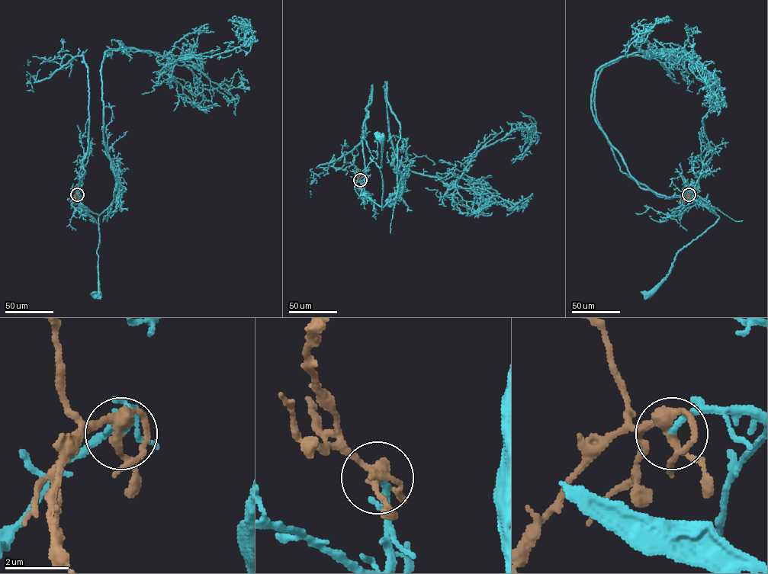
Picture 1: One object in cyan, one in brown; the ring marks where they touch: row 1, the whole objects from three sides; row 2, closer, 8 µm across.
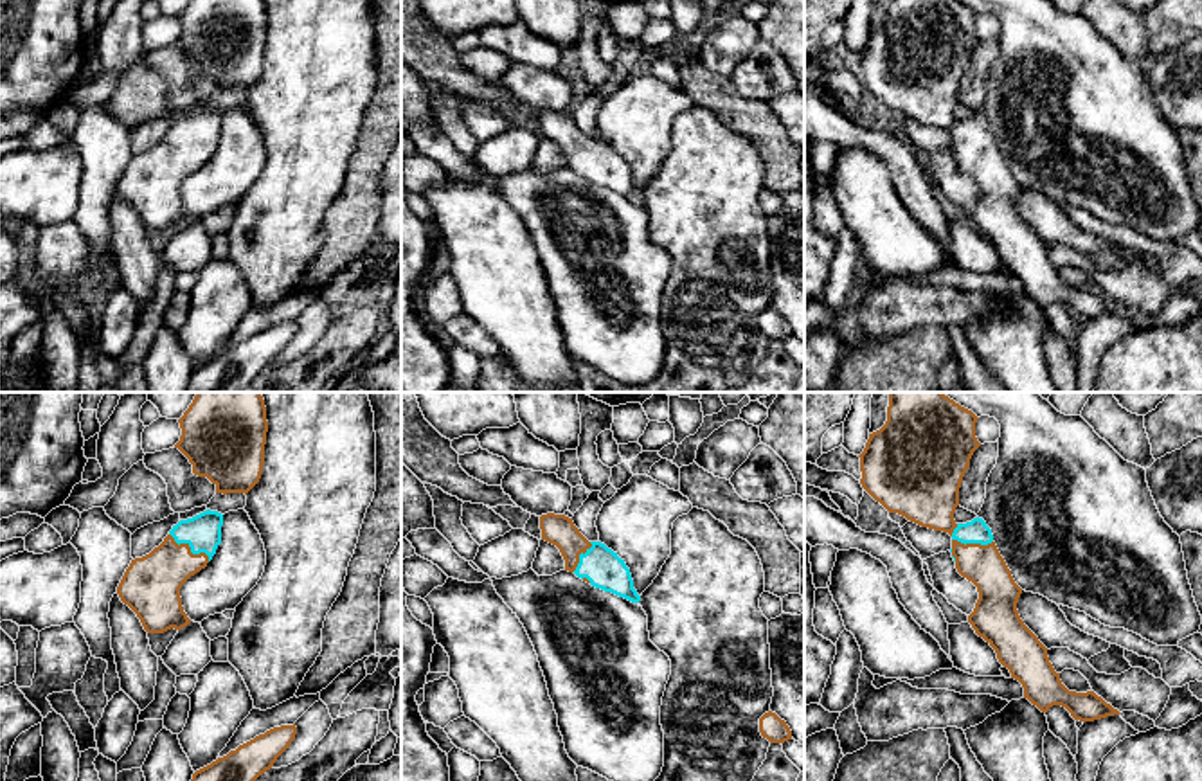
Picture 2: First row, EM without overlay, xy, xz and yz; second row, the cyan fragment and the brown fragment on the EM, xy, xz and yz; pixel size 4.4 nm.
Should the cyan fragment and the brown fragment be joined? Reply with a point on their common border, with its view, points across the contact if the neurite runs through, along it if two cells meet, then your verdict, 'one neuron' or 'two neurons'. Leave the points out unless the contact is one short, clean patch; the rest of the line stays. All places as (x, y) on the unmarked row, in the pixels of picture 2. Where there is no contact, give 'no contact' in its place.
contact xy (191, 146); way xy (204, 128), (191, 146), (150, 184); one neuron

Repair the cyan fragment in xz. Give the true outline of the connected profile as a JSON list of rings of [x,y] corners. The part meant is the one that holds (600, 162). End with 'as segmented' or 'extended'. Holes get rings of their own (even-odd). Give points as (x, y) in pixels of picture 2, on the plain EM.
[[[554,110],[542,112],[540,126],[542,137],[560,146],[565,167],[574,169],[596,185],[612,189],[632,200],[641,198],[624,157],[605,140],[588,139],[572,115]]]; extended

